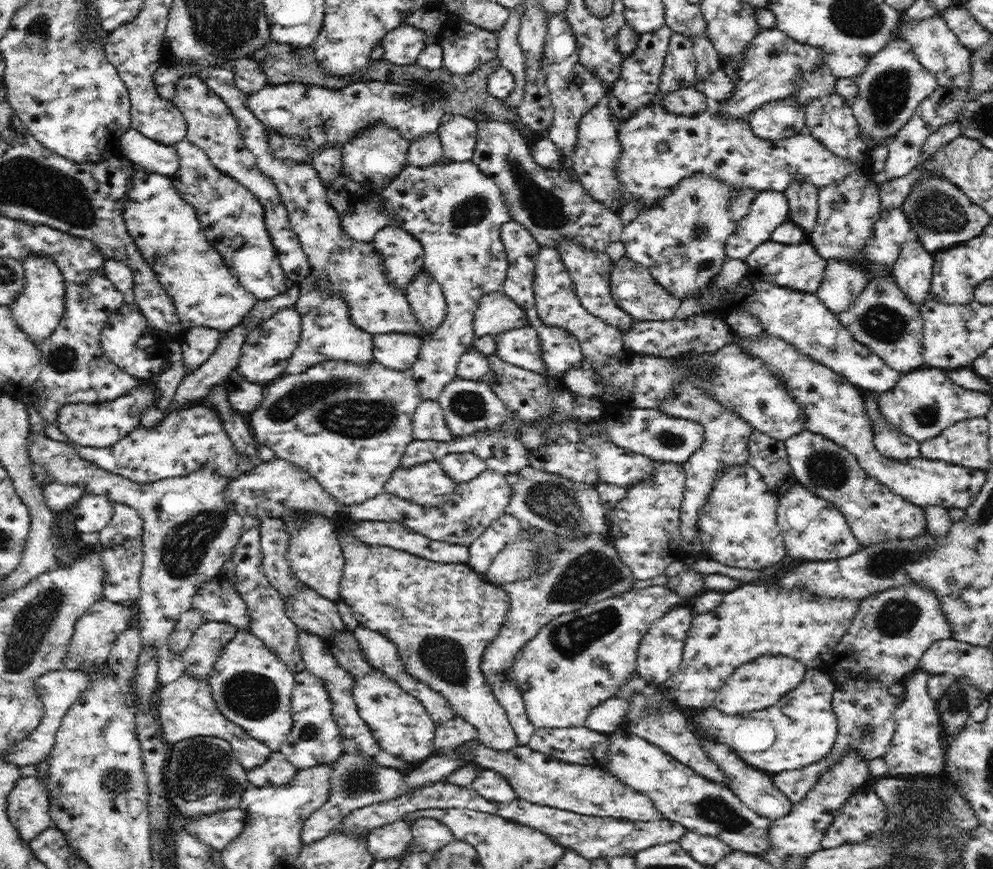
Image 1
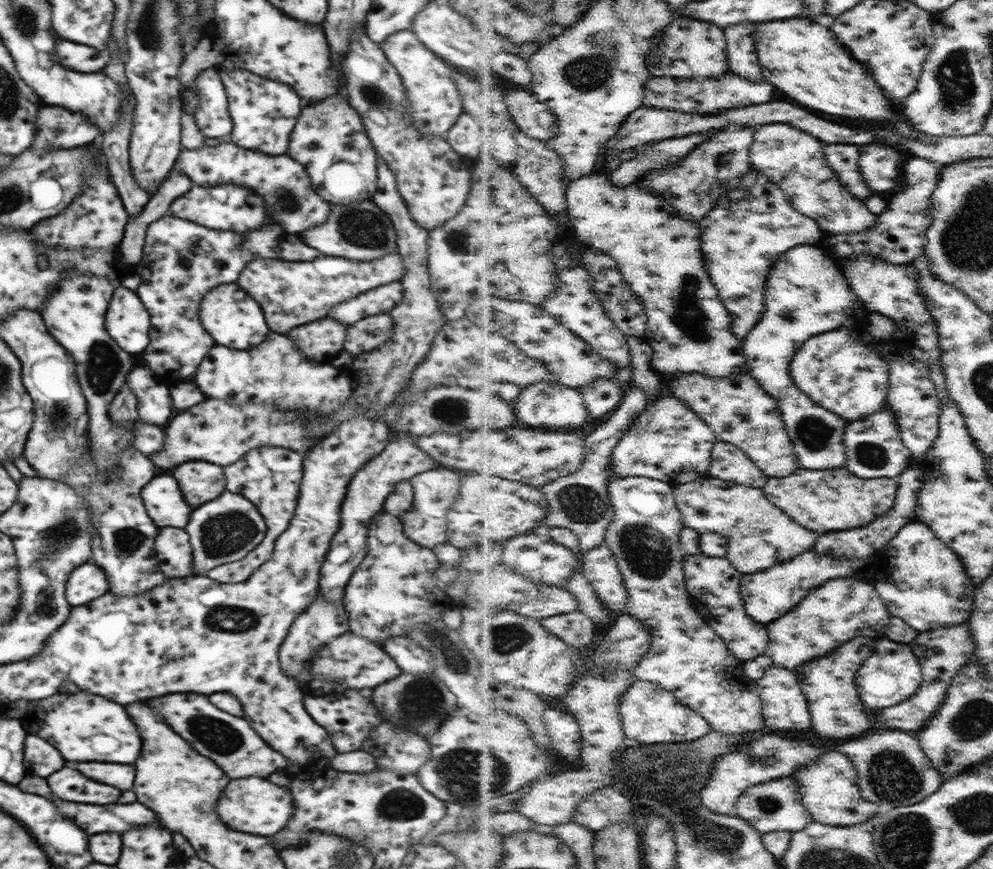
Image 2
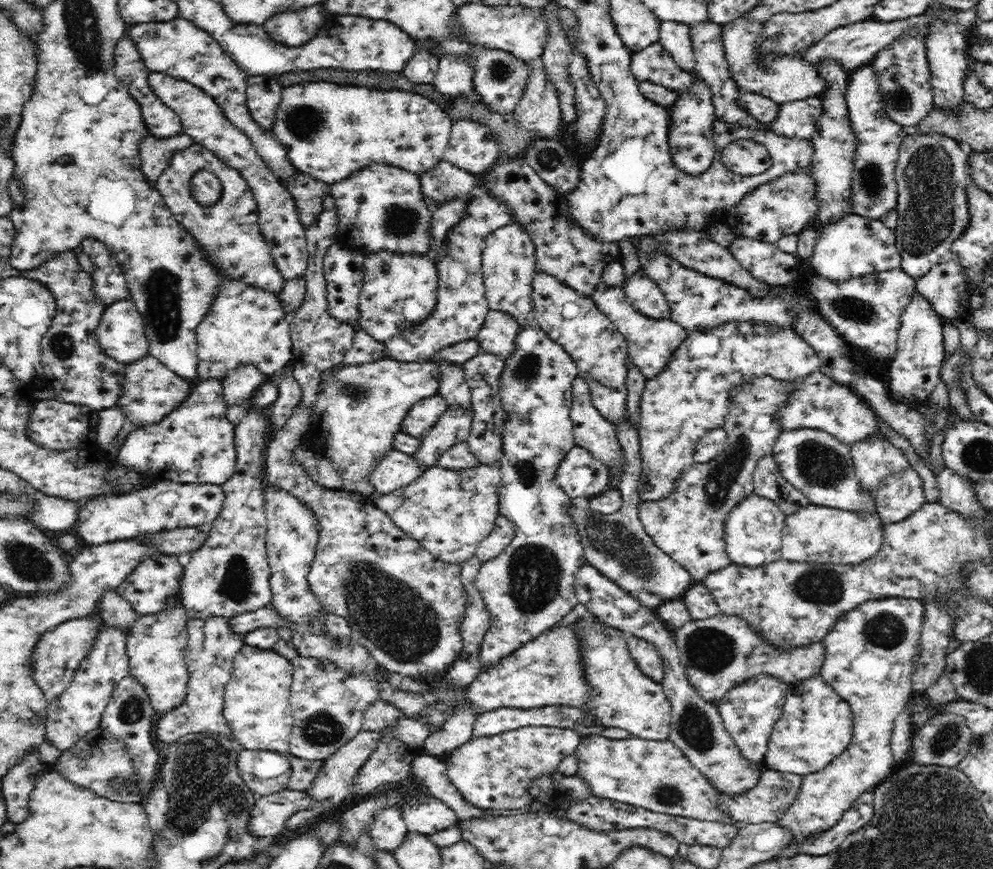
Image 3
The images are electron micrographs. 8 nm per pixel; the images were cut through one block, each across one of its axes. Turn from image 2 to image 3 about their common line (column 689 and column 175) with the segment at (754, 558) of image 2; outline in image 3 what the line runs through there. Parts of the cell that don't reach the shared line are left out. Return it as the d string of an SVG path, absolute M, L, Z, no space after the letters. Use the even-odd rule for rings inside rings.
M169 480L153 483L150 488L144 488L140 492L132 492L129 495L102 495L88 499L82 506L78 506L76 520L72 532L79 534L84 542L90 545L101 545L109 542L126 541L134 539L138 533L154 532L160 529L173 529L178 526L196 527L205 522L212 523L222 513L225 504L225 492L221 485L216 484L182 484Z

